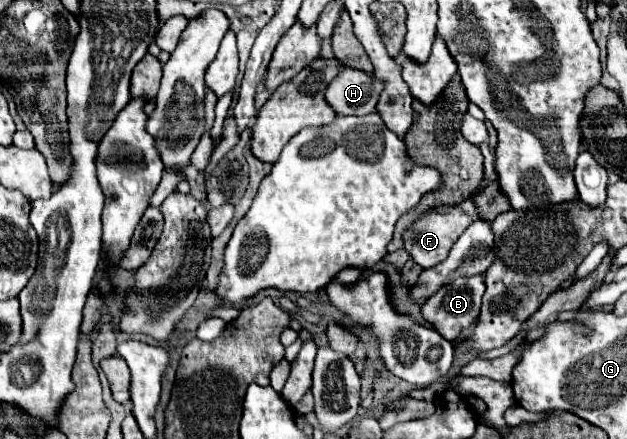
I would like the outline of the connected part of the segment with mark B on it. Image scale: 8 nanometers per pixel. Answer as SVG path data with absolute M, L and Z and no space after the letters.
M482 275L454 279L454 283L442 285L432 297L426 299L426 303L422 305L422 315L436 331L440 331L440 335L444 339L452 341L452 339L456 339L462 333L462 329L474 325L474 321L478 319L480 301L482 301L484 291L486 291L486 285L484 285L484 277Z

